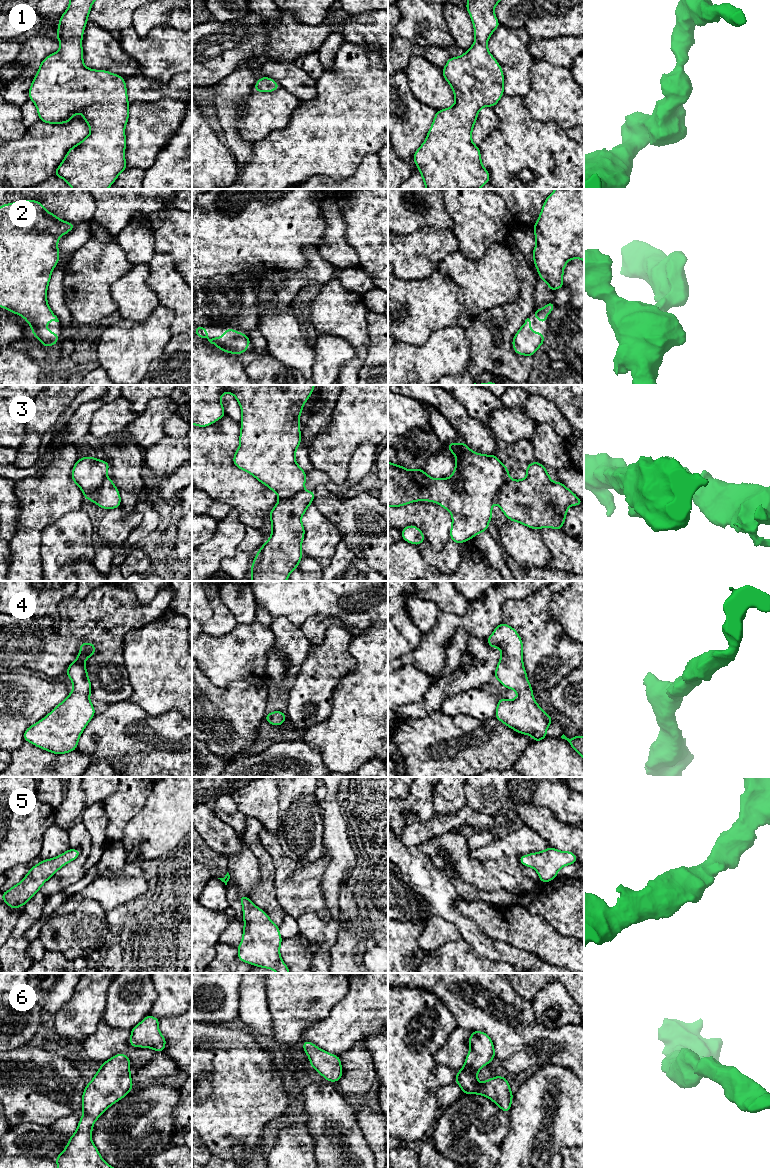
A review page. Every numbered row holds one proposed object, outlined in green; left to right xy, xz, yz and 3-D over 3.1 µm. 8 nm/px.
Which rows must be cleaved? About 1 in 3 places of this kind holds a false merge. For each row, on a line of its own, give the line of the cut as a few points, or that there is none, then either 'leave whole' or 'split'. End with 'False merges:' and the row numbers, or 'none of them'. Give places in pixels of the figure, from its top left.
1: cut none; leave whole
2: cut none; leave whole
3: cut xz (302, 488), (293, 496), (279, 500); split
4: cut none; leave whole
5: cut none; leave whole
6: cut none; leave whole
False merges: 3

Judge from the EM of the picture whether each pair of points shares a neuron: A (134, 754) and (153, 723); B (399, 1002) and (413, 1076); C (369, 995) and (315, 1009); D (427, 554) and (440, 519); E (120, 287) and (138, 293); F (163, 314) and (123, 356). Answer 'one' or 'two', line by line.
A: one
B: one
C: two
D: two
E: one
F: one

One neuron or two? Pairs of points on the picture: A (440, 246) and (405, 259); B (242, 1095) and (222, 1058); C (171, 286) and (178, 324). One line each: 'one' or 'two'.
A: one
B: one
C: one

